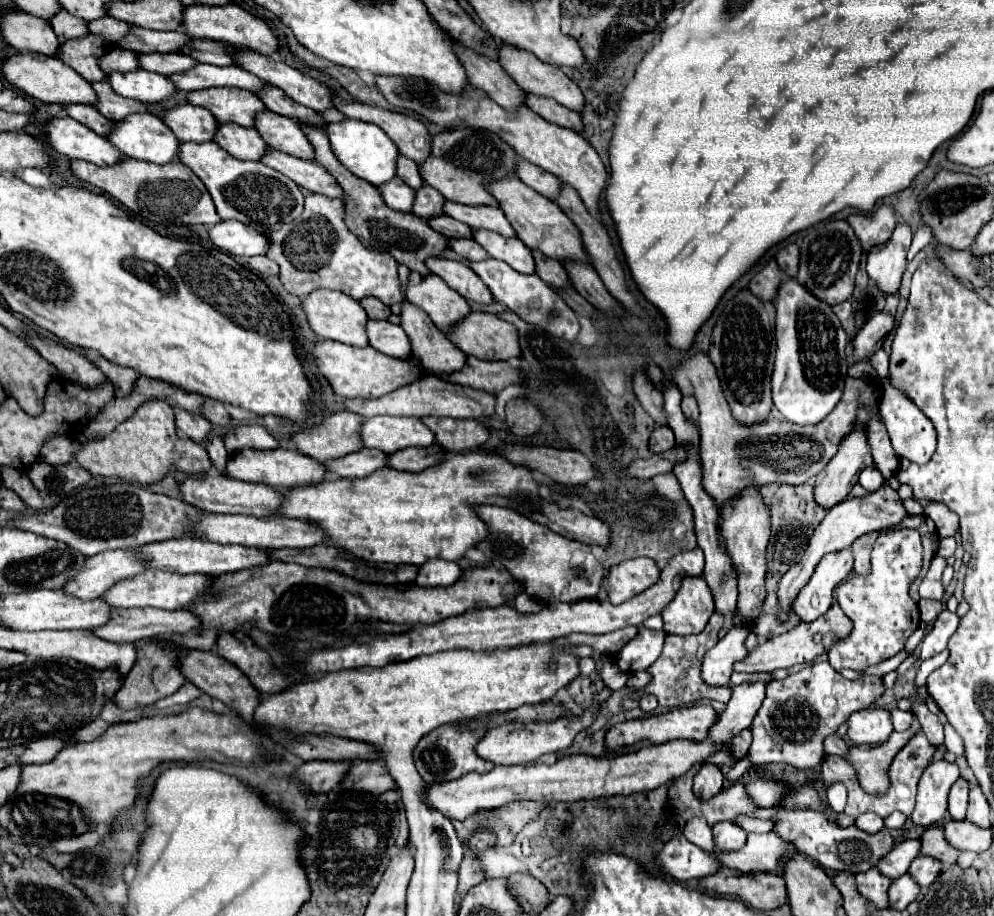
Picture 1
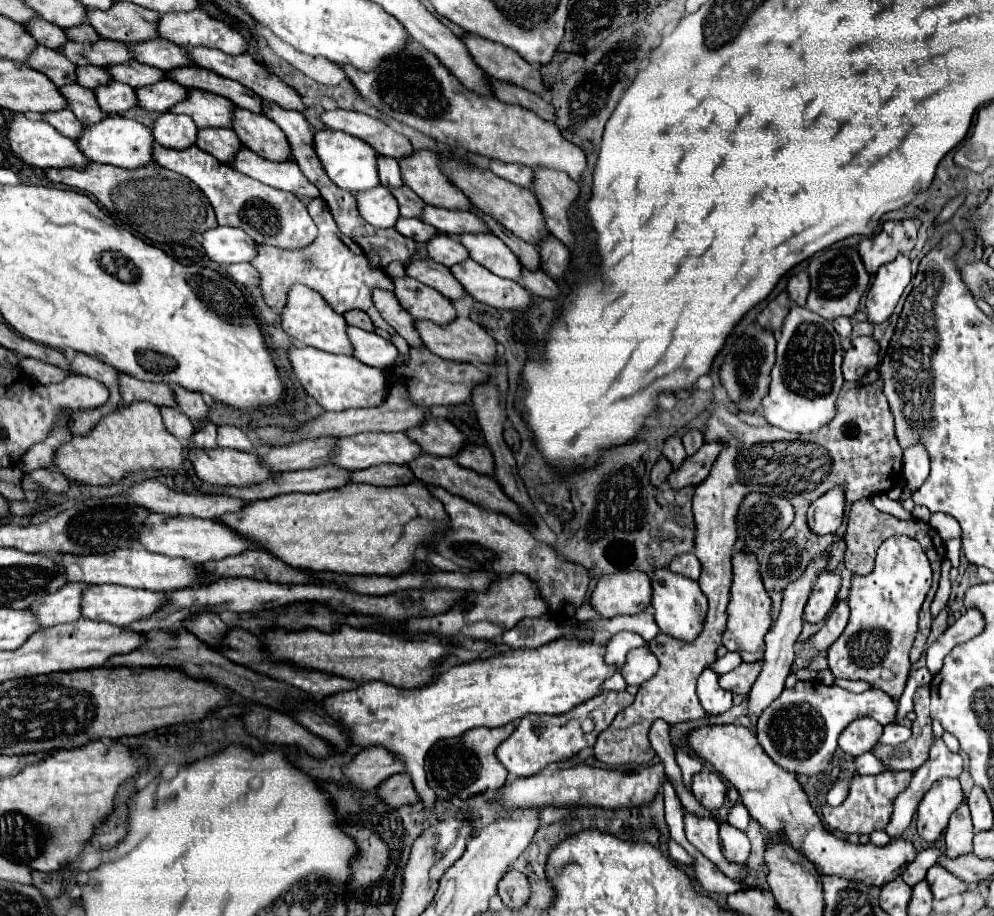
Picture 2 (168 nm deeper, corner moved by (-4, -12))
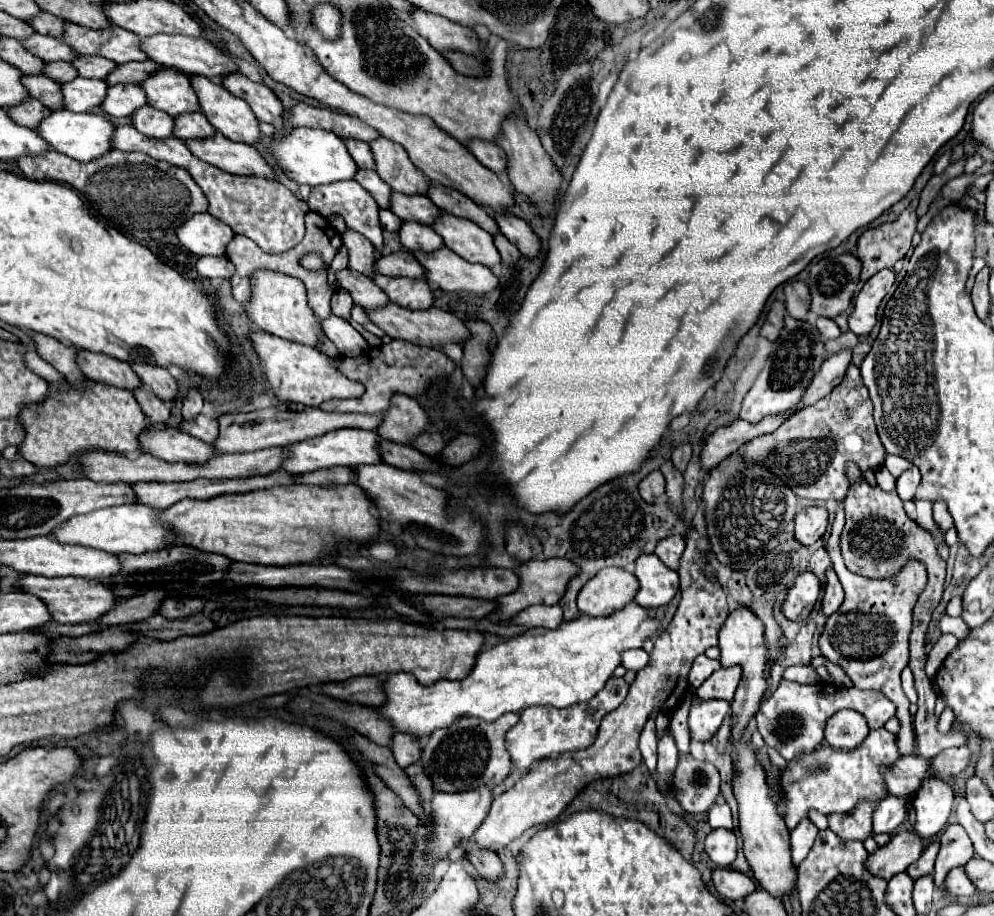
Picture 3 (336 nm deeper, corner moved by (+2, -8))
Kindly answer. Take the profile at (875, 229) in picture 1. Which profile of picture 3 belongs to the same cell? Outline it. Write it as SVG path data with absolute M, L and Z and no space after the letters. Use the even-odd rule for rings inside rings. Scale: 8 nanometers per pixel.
M916 200L910 202L912 208L906 208L898 220L886 222L878 228L866 230L858 238L858 258L862 260L862 280L866 282L876 272L892 268L898 260L910 250L912 234L916 232ZM908 212L908 214L906 214Z

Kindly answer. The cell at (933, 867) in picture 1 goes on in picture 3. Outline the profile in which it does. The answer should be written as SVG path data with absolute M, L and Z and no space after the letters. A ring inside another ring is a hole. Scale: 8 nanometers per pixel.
M954 868L950 870L948 878L946 878L946 888L952 896L962 898L962 896L972 896L976 894L976 888L972 886L970 878L966 878L966 872L962 868Z

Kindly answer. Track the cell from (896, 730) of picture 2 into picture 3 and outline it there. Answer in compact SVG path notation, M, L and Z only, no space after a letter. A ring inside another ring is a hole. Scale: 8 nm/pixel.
M886 728L870 730L866 740L852 748L818 748L810 754L800 754L790 760L786 768L780 770L778 788L784 798L784 806L780 806L780 816L784 818L788 830L794 830L804 818L810 818L810 812L820 814L850 814L860 802L878 804L888 794L888 786L884 780L884 770L892 766L900 758L896 748L896 736Z

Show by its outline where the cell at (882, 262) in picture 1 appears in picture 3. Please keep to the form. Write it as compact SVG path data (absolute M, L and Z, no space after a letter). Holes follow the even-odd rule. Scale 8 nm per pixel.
M886 268L878 274L874 274L874 278L870 278L864 288L858 292L856 300L854 300L854 310L848 318L848 326L856 336L866 336L870 334L870 330L876 324L876 310L882 302L882 298L886 296L886 292L890 290L890 286L894 284L894 270Z

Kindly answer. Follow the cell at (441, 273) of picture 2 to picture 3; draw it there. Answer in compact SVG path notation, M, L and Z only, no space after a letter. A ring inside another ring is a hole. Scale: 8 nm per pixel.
M398 250L388 256L380 256L374 262L374 272L382 276L406 276L406 278L424 278L422 266L414 262L416 258L408 250Z

